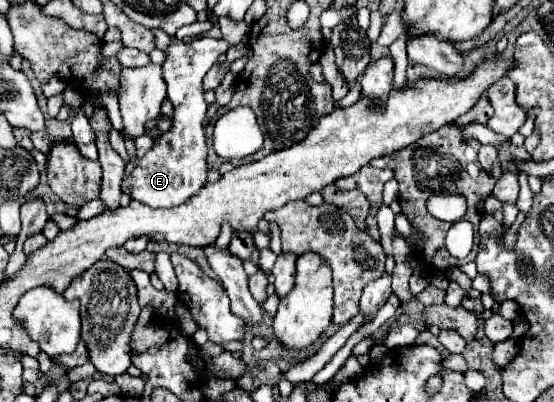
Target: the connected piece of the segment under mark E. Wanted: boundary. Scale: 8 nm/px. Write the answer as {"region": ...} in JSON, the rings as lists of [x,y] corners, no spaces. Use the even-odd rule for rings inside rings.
{"region":[[[208,36],[198,38],[192,44],[184,44],[172,38],[170,48],[166,50],[166,62],[162,64],[164,82],[168,84],[168,100],[174,104],[172,128],[154,142],[154,146],[140,158],[132,174],[124,178],[122,192],[126,192],[132,200],[138,200],[152,208],[178,206],[206,184],[208,144],[204,134],[204,118],[208,102],[204,98],[202,82],[216,58],[224,54],[228,46],[230,44],[226,44],[224,40]]]}

